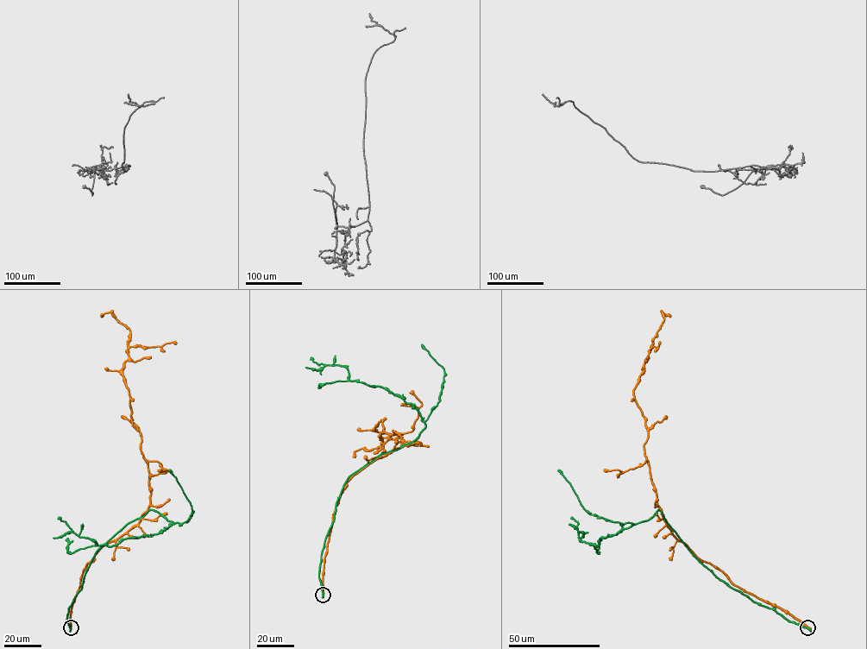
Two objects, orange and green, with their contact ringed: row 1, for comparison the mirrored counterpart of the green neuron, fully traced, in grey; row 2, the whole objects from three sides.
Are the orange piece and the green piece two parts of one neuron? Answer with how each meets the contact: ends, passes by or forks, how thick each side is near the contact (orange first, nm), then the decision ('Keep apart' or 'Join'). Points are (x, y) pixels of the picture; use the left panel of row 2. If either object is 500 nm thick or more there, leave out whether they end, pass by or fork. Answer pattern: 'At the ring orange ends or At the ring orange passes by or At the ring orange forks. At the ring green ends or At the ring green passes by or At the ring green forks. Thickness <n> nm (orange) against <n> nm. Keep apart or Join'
At the ring orange passes by. At the ring green passes by. Thickness 400 nm (orange) against 320 nm. Keep apart

